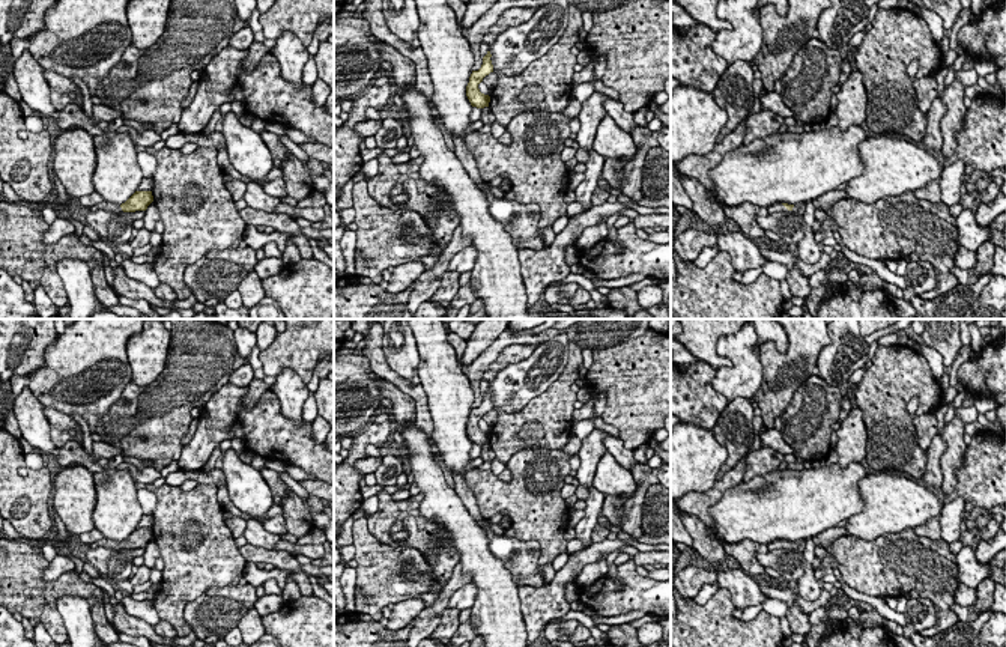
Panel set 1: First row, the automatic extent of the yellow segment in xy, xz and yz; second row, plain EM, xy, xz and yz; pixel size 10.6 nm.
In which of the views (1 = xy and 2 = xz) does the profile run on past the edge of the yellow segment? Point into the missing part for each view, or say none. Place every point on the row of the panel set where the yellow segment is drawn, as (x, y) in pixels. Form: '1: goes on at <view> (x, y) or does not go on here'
1: goes on at xy (104, 205)
2: does not go on here

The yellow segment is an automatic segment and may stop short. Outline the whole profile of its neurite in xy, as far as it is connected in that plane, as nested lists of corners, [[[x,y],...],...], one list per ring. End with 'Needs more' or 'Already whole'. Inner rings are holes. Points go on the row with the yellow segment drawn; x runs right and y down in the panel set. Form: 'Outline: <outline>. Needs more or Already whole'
Outline: [[[135,191],[125,203],[117,205],[117,203],[111,203],[111,202],[101,202],[95,206],[90,206],[89,211],[90,212],[96,212],[96,211],[108,211],[108,212],[135,212],[135,211],[146,211],[147,206],[153,202],[153,196],[152,191]]]. Needs more

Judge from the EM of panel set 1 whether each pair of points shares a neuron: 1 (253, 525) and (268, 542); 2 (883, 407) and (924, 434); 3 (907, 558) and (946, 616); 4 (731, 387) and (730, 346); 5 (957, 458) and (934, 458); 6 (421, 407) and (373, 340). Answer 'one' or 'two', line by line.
1: one
2: two
3: one
4: one
5: two
6: one

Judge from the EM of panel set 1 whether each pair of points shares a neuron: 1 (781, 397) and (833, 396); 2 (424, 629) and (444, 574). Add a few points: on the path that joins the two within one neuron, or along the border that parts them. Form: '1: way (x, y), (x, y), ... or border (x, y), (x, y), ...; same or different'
1: border (815, 373), (799, 387), (779, 417); different
2: border (459, 563), (441, 589); different

